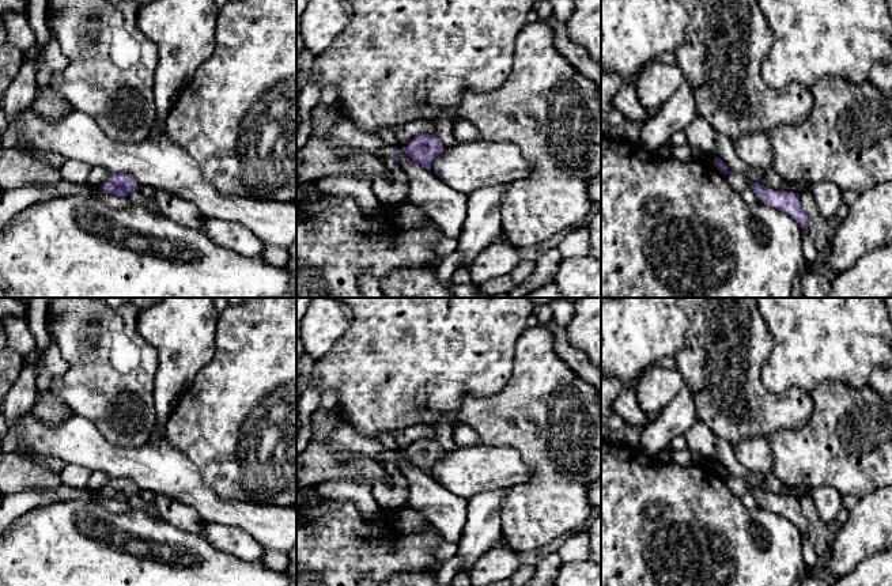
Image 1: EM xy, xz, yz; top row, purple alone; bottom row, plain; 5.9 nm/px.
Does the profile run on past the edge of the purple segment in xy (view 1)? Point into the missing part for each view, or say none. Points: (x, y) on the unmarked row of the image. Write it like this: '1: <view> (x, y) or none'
1: none

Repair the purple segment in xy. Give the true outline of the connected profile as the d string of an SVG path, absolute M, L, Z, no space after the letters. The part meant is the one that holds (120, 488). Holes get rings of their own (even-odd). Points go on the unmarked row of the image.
M114 477L109 480L101 492L106 498L126 502L131 496L137 495L139 489L131 480L125 477Z

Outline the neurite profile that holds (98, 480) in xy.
M92 470L87 483L87 488L90 488L94 492L101 491L109 483L109 480L109 475L101 470Z

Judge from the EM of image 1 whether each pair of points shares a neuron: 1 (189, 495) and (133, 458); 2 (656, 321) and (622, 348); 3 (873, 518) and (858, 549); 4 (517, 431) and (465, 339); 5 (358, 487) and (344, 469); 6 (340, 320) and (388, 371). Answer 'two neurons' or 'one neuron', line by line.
1: one neuron
2: one neuron
3: one neuron
4: two neurons
5: two neurons
6: two neurons

